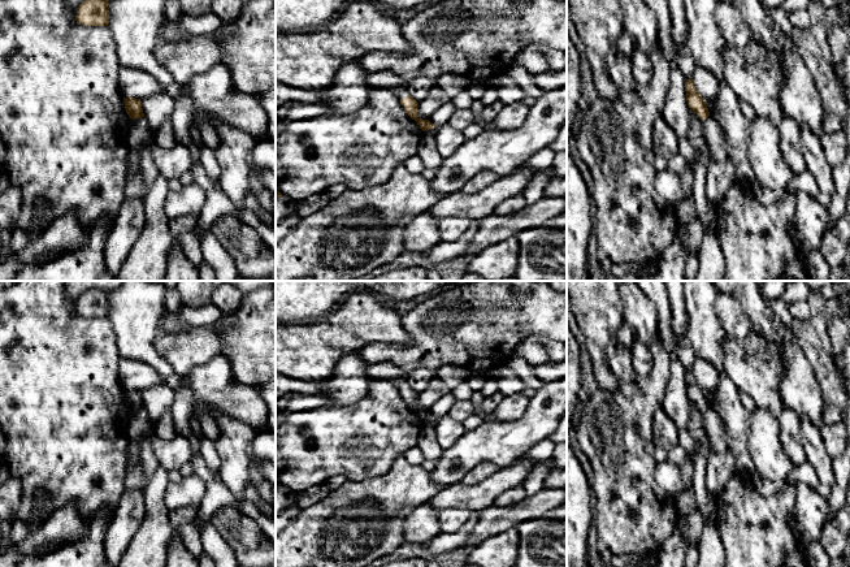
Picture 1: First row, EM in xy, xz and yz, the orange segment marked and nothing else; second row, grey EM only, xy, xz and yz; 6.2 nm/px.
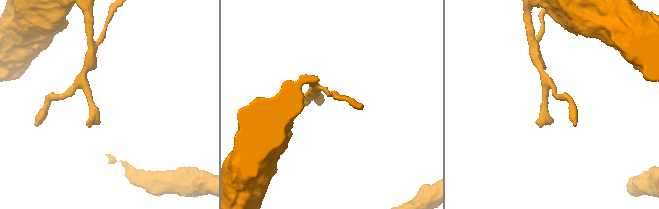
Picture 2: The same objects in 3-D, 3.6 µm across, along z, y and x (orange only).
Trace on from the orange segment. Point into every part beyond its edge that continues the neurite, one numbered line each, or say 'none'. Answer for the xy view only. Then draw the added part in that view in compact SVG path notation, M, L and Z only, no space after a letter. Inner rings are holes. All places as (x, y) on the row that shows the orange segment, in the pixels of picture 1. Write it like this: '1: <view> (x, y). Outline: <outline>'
none

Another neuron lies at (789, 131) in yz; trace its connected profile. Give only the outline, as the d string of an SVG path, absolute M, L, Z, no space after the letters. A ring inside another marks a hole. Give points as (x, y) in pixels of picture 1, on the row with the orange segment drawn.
M782 113L782 120L777 126L777 133L784 161L794 174L807 172L807 164L799 146L801 126L792 117Z

